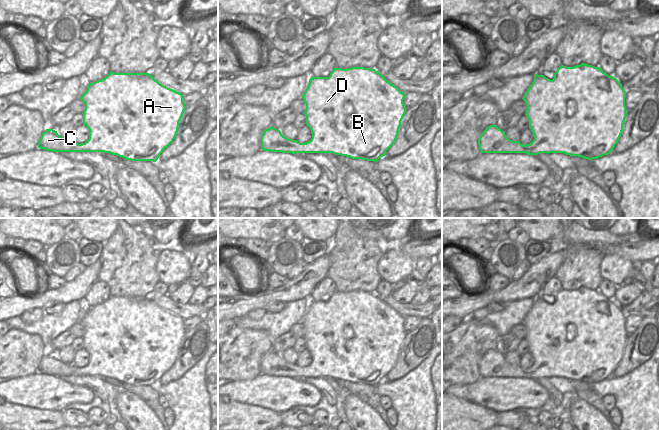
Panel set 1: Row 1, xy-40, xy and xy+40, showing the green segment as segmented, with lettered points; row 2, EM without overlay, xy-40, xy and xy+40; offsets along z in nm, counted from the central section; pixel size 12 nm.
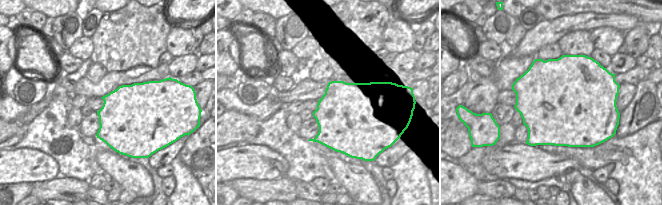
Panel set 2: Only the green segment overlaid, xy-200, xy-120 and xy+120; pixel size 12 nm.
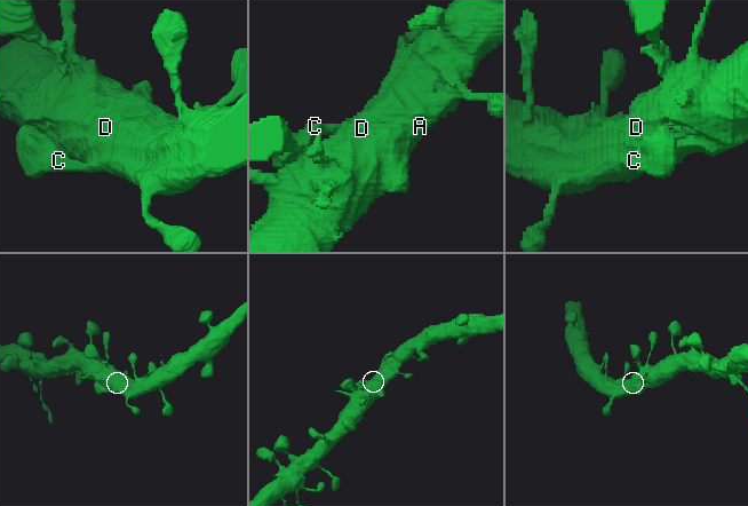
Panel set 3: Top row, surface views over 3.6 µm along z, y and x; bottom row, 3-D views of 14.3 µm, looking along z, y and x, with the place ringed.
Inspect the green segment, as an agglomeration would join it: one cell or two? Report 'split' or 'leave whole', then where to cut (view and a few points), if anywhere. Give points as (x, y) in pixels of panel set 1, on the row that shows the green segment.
leave whole; cut none

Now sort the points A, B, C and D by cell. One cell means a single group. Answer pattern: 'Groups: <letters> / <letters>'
Groups: A B C D.

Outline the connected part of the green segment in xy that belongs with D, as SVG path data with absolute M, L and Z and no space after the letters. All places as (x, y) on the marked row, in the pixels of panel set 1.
M334 68L329 77L312 77L302 95L306 104L303 113L312 138L306 143L288 139L270 127L261 136L261 149L282 153L333 153L377 162L395 143L406 113L405 94L375 69Z

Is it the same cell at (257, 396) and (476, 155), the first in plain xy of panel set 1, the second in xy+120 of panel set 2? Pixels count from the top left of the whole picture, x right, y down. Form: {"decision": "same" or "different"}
{"decision": "different"}

